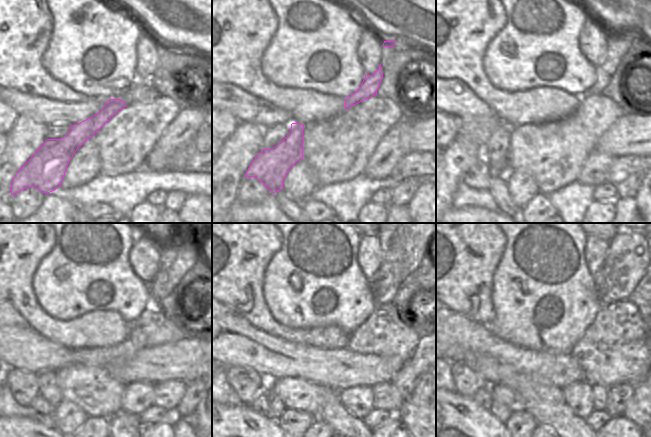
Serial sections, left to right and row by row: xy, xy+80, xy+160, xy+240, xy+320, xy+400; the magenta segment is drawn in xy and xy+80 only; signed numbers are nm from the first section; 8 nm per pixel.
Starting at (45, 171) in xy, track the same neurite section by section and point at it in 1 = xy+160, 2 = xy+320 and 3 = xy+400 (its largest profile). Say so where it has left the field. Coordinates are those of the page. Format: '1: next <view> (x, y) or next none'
1: next xy+160 (619, 40)
2: next xy+320 (402, 255)
3: next xy+400 (627, 260)

